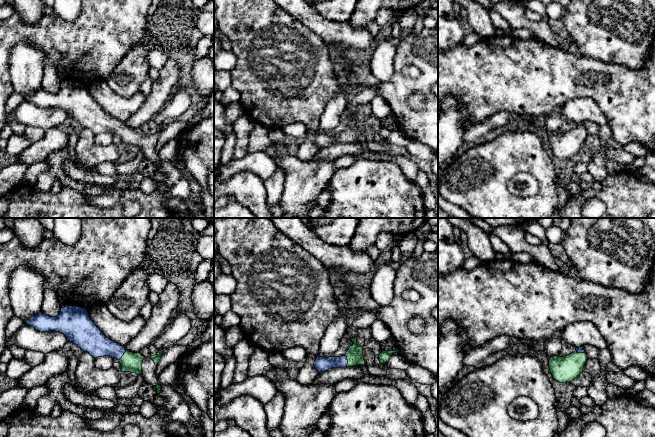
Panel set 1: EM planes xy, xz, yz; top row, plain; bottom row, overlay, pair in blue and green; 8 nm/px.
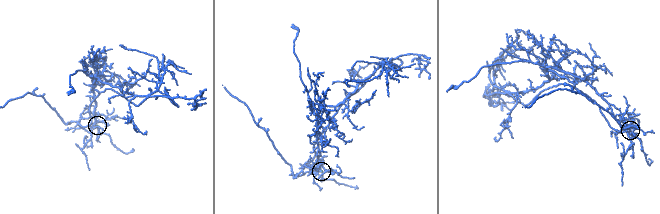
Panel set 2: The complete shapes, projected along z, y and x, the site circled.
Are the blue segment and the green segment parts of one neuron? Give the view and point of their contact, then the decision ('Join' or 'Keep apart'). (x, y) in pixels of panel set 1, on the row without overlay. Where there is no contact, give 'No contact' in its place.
Touches blue at xz (347, 137). Join

